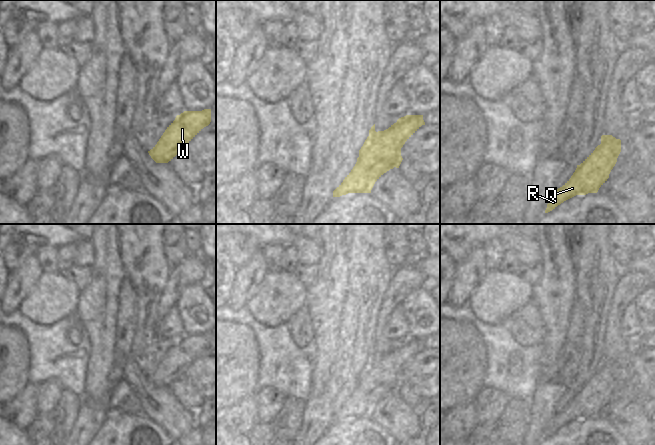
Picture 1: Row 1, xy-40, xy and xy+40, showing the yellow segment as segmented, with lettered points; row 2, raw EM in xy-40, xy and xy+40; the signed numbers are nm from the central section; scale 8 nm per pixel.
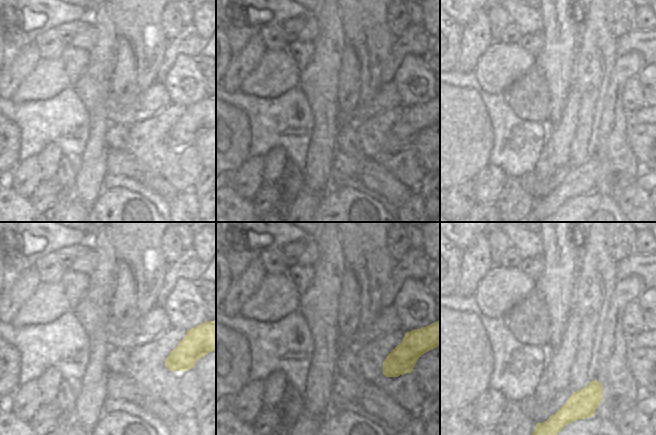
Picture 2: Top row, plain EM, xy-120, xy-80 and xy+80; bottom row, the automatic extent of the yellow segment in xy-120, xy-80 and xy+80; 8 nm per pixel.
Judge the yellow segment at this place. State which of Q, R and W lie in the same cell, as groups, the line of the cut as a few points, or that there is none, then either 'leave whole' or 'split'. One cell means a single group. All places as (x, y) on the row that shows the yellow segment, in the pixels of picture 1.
Q R W | no cut | leave whole

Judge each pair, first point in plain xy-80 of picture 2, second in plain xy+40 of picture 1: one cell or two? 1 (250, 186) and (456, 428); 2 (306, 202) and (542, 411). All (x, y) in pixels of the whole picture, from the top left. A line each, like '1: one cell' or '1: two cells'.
1: one cell
2: one cell

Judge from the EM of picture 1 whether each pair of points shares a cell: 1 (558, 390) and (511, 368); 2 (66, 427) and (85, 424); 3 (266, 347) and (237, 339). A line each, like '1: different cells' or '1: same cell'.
1: different cells
2: different cells
3: different cells

